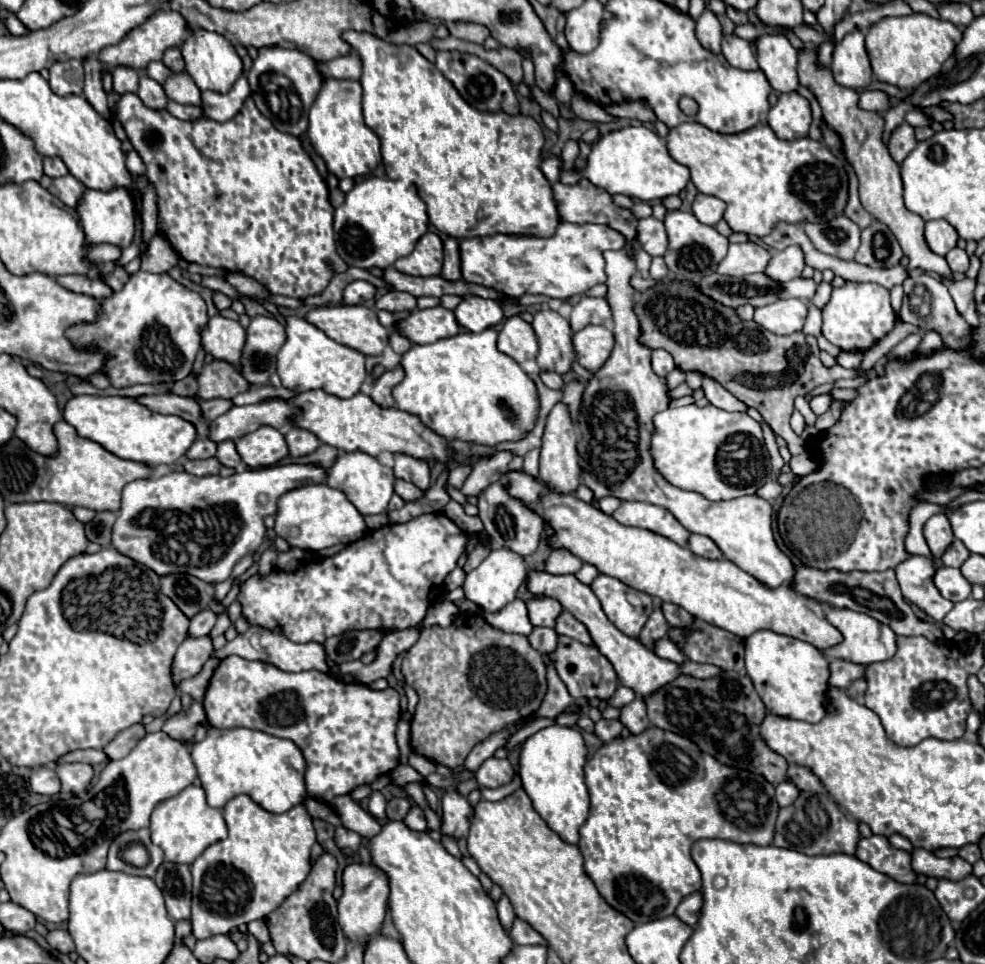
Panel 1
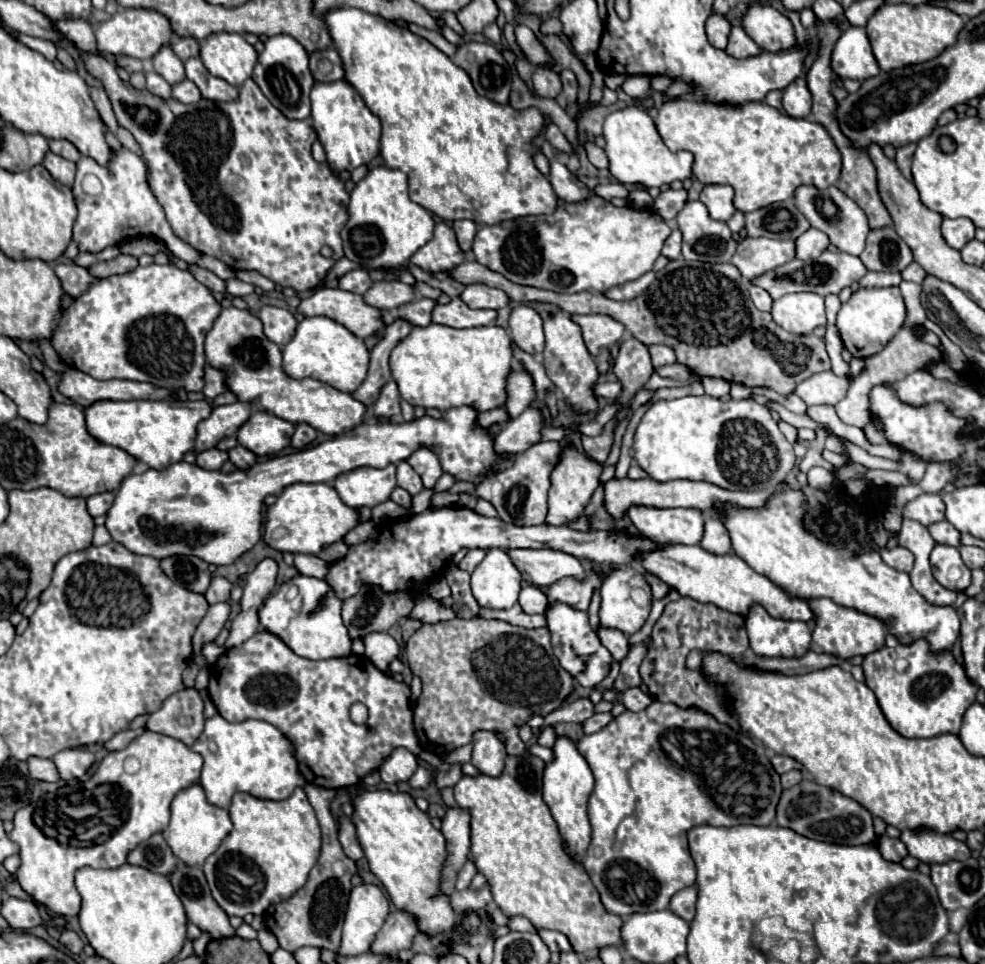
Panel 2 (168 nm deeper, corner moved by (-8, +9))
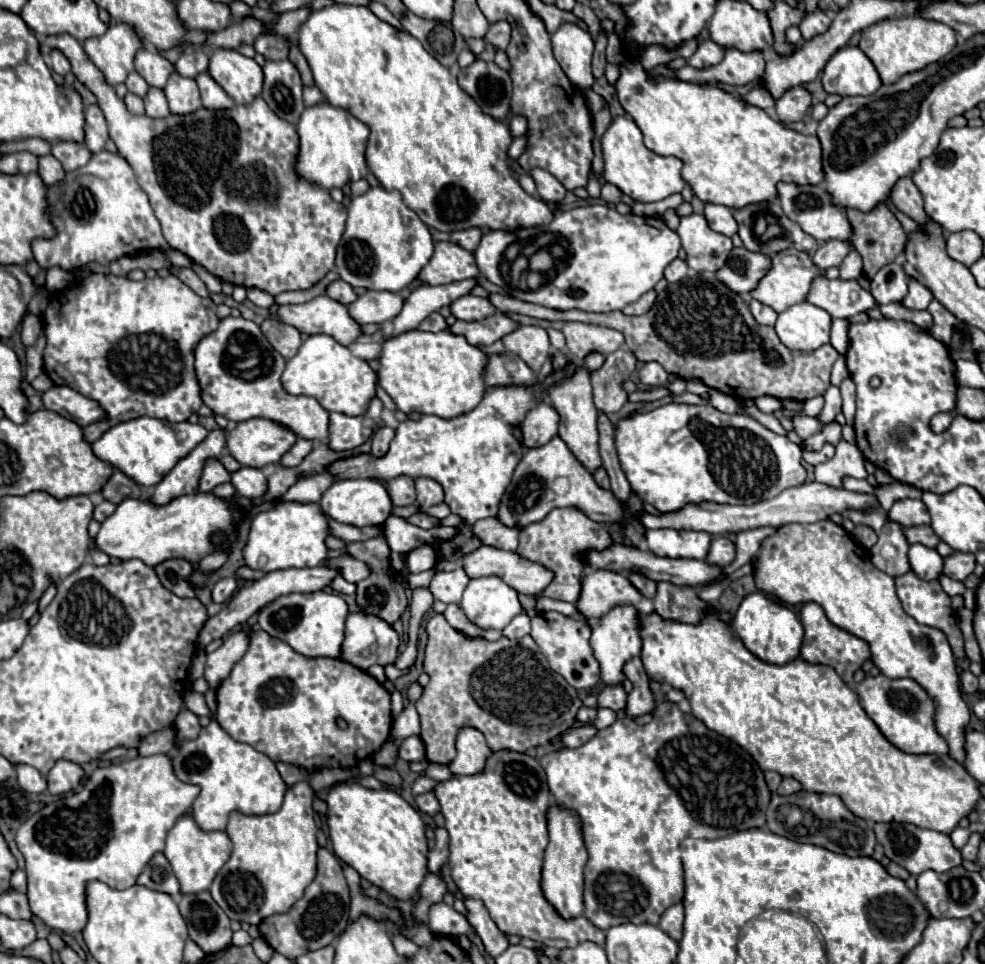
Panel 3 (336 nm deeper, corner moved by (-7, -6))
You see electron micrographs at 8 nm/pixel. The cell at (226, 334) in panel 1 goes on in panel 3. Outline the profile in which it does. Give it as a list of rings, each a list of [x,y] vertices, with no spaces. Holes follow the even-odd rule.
[[[227,316],[219,328],[205,336],[195,348],[195,376],[201,386],[203,402],[227,420],[241,422],[249,418],[269,418],[293,428],[297,436],[325,440],[329,428],[329,412],[309,396],[291,396],[281,386],[281,364],[285,358],[267,342],[259,326],[245,318]]]

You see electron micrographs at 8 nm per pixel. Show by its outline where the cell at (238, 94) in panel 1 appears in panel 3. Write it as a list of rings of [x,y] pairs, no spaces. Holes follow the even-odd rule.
[[[207,72],[197,76],[197,86],[201,90],[201,100],[203,100],[205,108],[221,110],[221,108],[233,108],[235,106],[235,102],[227,96],[227,92]]]

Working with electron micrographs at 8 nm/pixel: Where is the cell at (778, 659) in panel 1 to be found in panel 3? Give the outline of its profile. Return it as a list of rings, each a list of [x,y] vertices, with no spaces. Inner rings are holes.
[[[753,592],[743,598],[739,604],[739,610],[735,612],[731,620],[733,632],[743,640],[745,648],[749,648],[757,658],[769,664],[787,664],[789,660],[799,656],[801,648],[801,636],[803,628],[799,618],[783,604],[773,602],[767,594],[763,592]]]

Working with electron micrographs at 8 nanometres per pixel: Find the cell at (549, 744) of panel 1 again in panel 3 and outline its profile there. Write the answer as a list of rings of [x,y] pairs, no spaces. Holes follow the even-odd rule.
[[[555,804],[549,808],[549,846],[545,848],[545,860],[541,870],[541,890],[545,900],[555,908],[555,912],[565,918],[583,916],[583,866],[587,862],[585,844],[581,840],[581,822],[573,812],[561,810]]]

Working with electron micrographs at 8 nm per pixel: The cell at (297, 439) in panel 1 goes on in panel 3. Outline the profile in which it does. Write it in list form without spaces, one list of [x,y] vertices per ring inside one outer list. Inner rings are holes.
[[[299,438],[297,444],[281,458],[281,466],[285,466],[285,468],[295,468],[295,466],[311,452],[311,448],[313,448],[313,442],[311,442],[311,440]]]

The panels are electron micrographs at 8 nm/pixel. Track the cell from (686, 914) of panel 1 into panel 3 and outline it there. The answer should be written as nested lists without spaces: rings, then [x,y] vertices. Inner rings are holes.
[[[673,904],[667,908],[659,920],[659,928],[675,942],[679,942],[683,934],[683,904]]]

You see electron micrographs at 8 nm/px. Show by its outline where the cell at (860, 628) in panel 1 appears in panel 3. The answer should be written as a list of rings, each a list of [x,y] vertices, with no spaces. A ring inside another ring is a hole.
[[[815,602],[803,604],[803,608],[799,612],[799,618],[801,618],[803,630],[805,630],[803,644],[801,644],[801,650],[799,650],[801,658],[805,658],[807,662],[815,662],[815,664],[829,664],[841,676],[841,680],[845,680],[845,684],[853,682],[855,670],[859,670],[861,664],[869,658],[869,646],[861,638],[857,638],[857,636],[837,628],[835,624],[831,624],[827,620],[823,608]]]

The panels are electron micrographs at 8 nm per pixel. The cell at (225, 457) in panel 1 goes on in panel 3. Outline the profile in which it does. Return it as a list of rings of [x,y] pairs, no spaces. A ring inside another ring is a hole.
[[[239,468],[231,474],[231,484],[235,486],[239,496],[249,500],[261,498],[267,492],[267,478],[257,468]]]

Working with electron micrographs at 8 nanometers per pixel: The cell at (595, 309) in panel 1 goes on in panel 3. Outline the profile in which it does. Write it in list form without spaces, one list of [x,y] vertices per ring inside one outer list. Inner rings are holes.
[[[649,290],[649,292],[647,292],[647,294],[643,294],[637,302],[627,304],[627,306],[623,308],[623,312],[625,312],[625,314],[633,314],[633,316],[641,316],[641,314],[649,312],[649,308],[653,308],[655,298],[657,298],[655,290]]]

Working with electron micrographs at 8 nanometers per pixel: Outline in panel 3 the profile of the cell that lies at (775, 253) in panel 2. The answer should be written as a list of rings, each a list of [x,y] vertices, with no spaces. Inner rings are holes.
[[[783,250],[773,256],[773,272],[761,280],[761,288],[753,292],[753,298],[771,306],[775,312],[783,312],[793,304],[805,302],[811,282],[823,276],[813,264],[811,256],[799,250]]]

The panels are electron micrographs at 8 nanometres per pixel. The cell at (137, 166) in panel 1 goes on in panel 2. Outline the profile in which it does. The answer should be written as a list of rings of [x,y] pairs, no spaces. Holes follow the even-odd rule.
[[[122,147],[122,151],[114,151],[112,159],[106,167],[100,167],[90,157],[82,157],[78,161],[78,173],[76,173],[72,193],[74,193],[76,205],[78,205],[78,221],[74,225],[74,241],[78,243],[80,251],[102,251],[104,247],[118,245],[120,241],[130,239],[130,237],[156,237],[156,239],[164,241],[166,247],[178,259],[182,259],[190,265],[198,265],[202,269],[208,269],[214,275],[218,275],[220,279],[234,279],[236,277],[236,271],[230,269],[224,261],[220,261],[212,255],[200,253],[194,247],[180,241],[178,237],[174,237],[174,233],[162,213],[162,207],[158,205],[154,193],[150,191],[150,187],[146,183],[144,161],[136,153],[128,151],[126,147]],[[88,175],[94,175],[98,179],[100,193],[96,193],[96,195],[84,193],[82,181]]]

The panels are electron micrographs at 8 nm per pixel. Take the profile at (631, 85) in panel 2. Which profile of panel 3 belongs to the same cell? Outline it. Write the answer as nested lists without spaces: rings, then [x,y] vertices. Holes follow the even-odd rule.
[[[727,48],[725,58],[709,70],[697,70],[685,60],[673,60],[669,66],[677,70],[675,76],[681,80],[717,80],[731,86],[747,86],[765,72],[765,60],[759,50],[741,52],[737,48]]]

